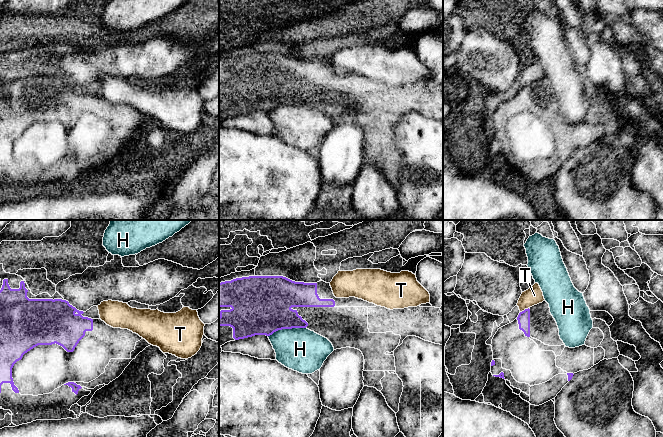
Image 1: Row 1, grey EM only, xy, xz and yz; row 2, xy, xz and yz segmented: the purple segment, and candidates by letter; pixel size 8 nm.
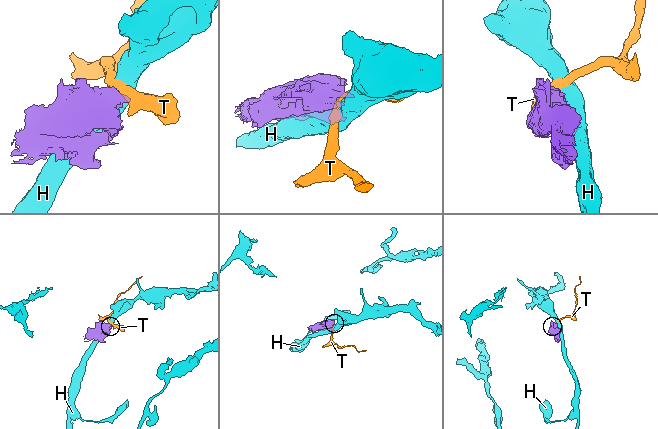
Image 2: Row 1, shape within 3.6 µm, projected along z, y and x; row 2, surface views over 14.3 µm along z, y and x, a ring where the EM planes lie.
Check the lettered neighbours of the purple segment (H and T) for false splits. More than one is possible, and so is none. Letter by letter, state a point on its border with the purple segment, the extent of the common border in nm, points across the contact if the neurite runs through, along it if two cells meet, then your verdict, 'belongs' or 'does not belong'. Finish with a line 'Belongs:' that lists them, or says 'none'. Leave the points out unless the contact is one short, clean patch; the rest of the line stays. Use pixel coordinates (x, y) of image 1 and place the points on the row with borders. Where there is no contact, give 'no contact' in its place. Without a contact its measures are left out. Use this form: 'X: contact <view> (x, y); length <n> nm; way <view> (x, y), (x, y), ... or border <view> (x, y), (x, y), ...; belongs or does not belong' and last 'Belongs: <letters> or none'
H: contact xz (286, 328); length 320 nm; does not belong
T: contact yz (525, 309); length 80 nm; border yz (528, 307), (520, 312); does not belong
Belongs: none

